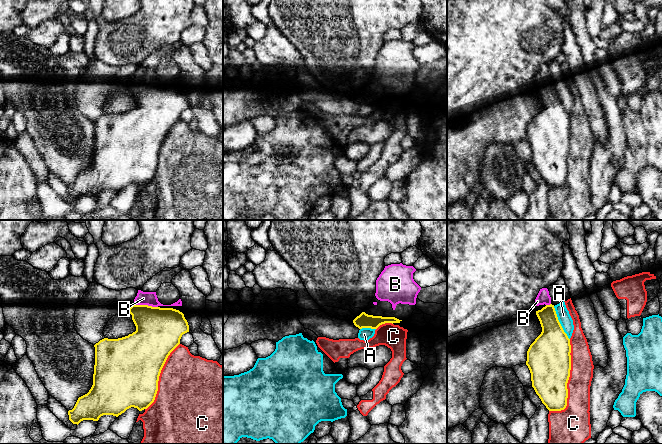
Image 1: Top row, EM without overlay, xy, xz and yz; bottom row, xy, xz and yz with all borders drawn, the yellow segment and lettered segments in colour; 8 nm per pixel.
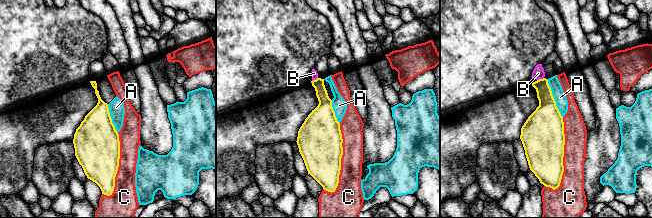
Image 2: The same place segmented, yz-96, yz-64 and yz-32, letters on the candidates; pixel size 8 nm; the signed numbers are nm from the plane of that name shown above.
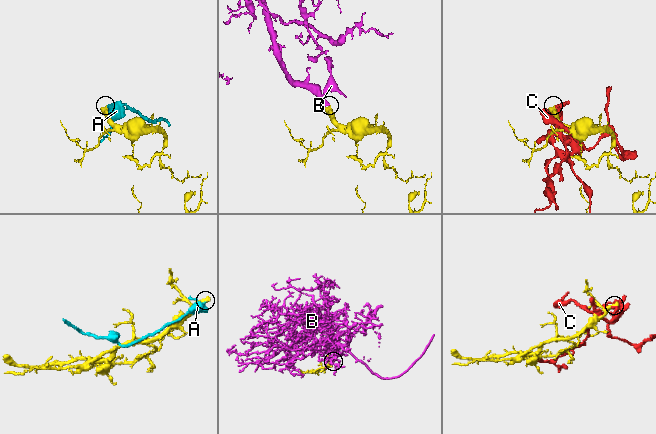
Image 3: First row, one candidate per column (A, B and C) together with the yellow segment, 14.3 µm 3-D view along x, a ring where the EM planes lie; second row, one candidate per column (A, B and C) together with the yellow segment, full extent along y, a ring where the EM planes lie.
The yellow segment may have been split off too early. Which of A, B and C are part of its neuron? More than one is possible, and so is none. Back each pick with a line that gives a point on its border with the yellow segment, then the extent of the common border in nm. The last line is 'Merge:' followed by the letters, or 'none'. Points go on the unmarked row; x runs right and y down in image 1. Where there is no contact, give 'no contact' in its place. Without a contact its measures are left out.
B: meets yellow in xy at (146, 81); contact 190 nm long
Merge: B

